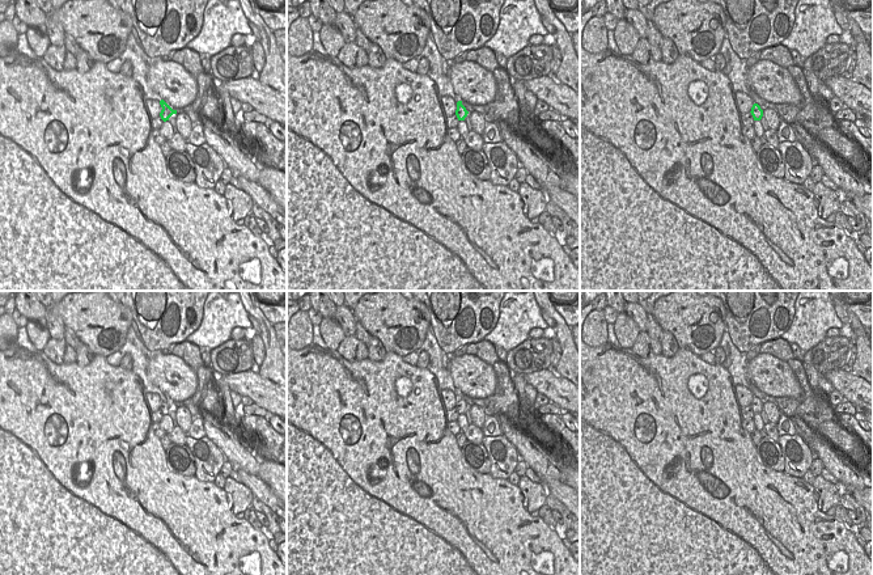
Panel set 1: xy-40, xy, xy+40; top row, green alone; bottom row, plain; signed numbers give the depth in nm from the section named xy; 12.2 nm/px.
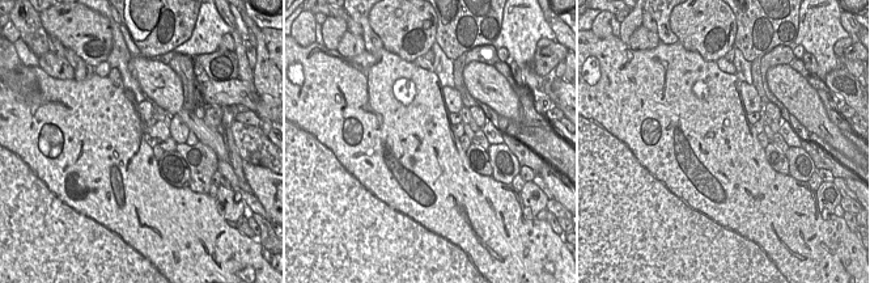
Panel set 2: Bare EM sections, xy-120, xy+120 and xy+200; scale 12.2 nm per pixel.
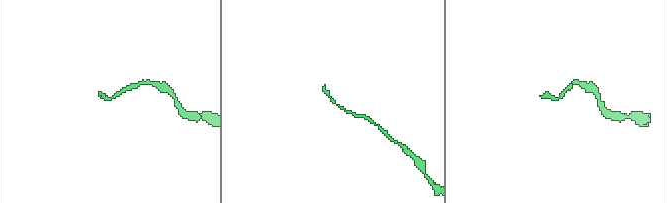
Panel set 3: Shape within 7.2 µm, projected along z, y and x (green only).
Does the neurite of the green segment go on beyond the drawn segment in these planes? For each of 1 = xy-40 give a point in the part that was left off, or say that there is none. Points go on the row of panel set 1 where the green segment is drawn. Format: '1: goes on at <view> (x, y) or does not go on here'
1: does not go on here

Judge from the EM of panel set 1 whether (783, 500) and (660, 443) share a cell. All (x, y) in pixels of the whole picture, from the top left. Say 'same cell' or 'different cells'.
same cell

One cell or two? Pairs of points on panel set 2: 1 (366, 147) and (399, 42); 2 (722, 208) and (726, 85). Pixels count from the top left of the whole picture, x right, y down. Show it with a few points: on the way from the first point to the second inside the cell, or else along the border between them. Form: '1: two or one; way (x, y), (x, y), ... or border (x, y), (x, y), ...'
1: two; border (382, 47), (412, 62)
2: one; way (729, 178), (720, 167), (720, 115)

